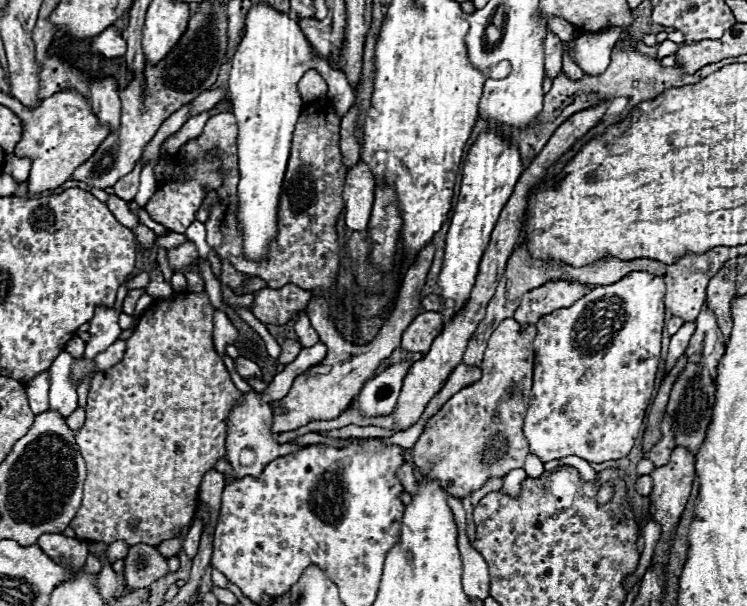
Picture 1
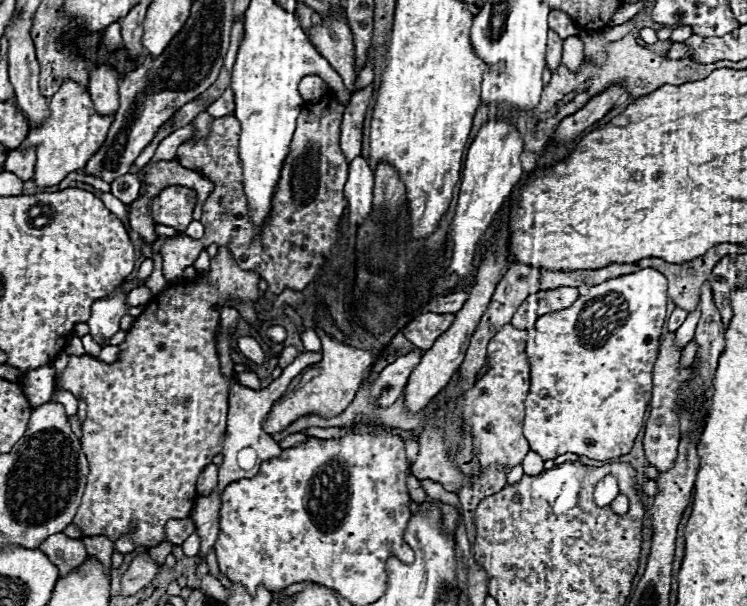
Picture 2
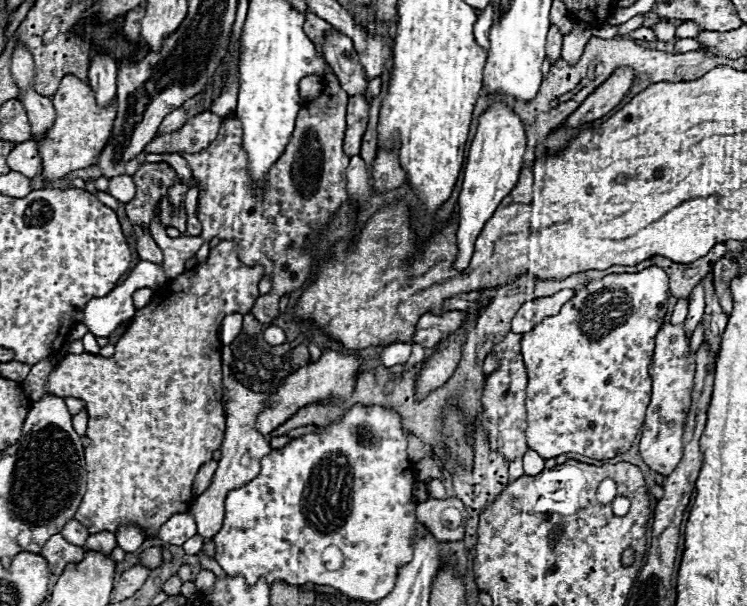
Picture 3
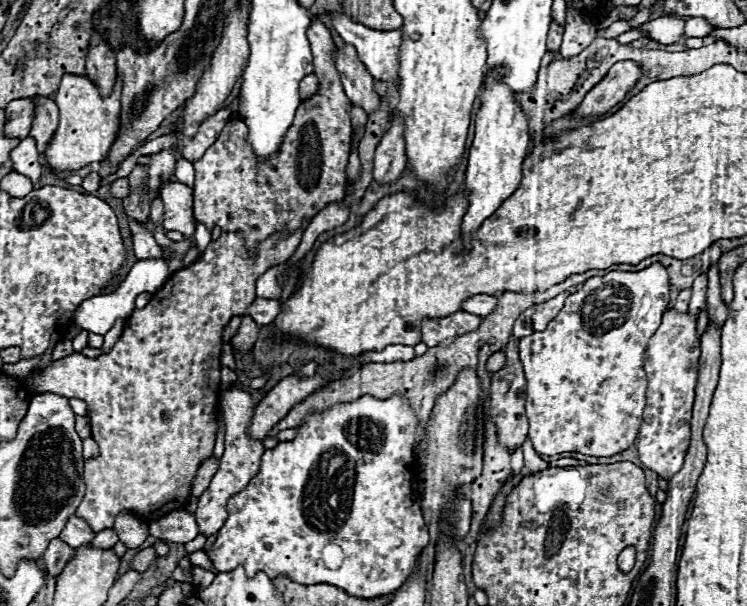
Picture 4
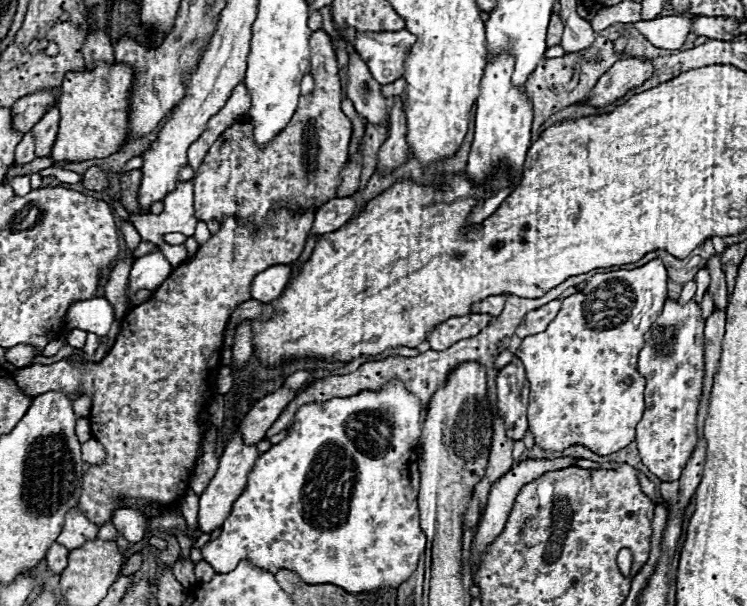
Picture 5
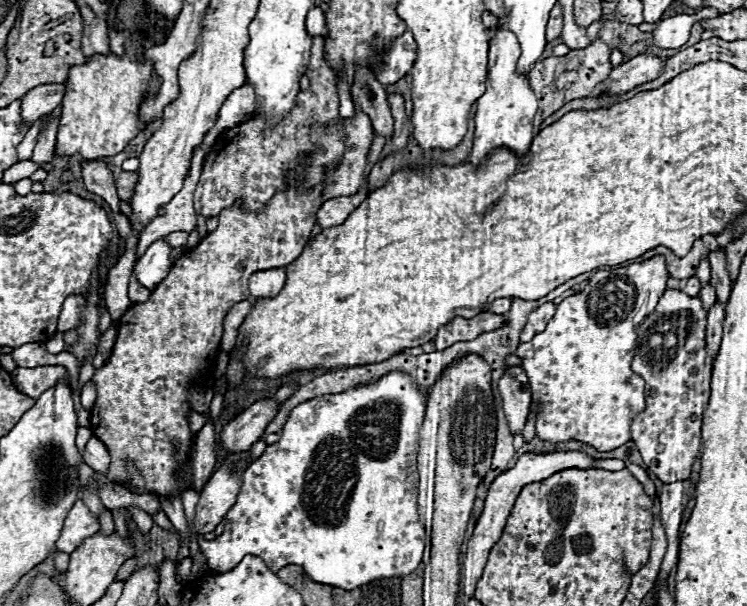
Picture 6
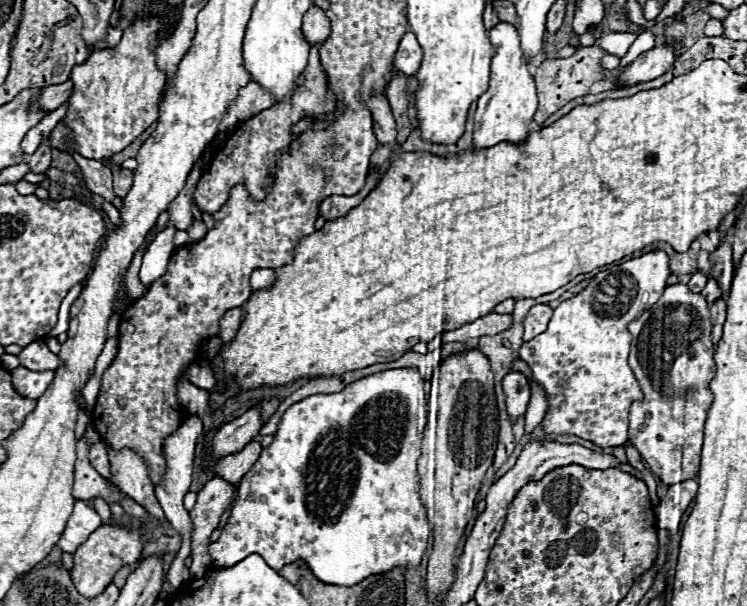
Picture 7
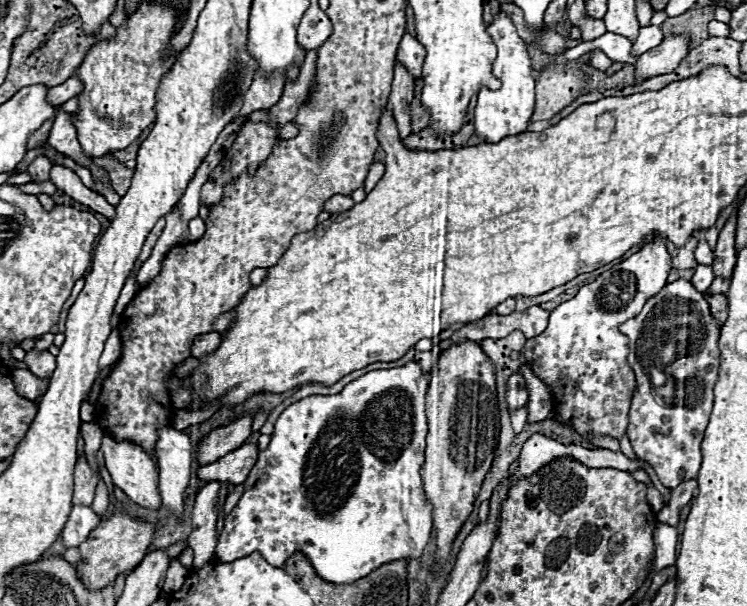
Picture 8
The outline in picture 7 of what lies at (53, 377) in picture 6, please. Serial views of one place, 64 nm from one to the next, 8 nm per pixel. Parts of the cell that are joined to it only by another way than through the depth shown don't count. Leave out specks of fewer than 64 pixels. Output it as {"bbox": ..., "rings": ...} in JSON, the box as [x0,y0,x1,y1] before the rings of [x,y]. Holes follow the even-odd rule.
{"bbox":[12,368,54,400],"rings":[[[14,368],[12,370],[12,384],[16,388],[16,392],[24,398],[32,398],[38,400],[42,396],[42,392],[52,384],[54,380],[54,370],[44,370],[44,372],[32,372],[28,368]]]}

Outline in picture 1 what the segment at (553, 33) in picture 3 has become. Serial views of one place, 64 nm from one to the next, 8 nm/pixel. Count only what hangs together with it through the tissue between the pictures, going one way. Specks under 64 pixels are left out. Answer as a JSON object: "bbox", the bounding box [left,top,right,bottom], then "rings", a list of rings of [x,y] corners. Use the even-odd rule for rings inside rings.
{"bbox":[544,32,562,78],"rings":[[[552,32],[546,34],[544,40],[544,70],[548,78],[556,78],[562,72],[562,42]]]}

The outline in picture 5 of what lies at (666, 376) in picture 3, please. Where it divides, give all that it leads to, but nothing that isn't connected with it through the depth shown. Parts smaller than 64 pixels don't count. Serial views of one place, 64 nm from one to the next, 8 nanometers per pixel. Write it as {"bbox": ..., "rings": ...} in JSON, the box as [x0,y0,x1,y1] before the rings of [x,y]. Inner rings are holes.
{"bbox":[636,298,704,482],"rings":[[[668,298],[638,356],[638,370],[646,378],[646,410],[636,426],[636,442],[642,464],[662,482],[680,478],[696,446],[696,410],[704,378],[702,340],[704,320],[700,306],[694,300],[682,306]]]}

